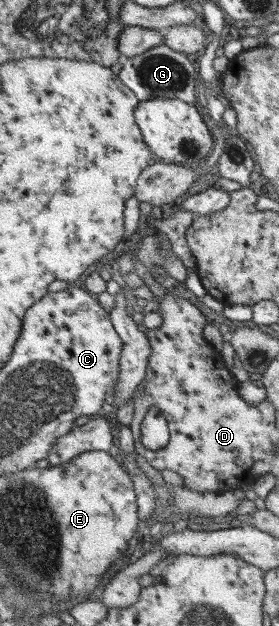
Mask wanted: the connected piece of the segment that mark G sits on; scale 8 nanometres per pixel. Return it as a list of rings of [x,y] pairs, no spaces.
[[[162,44],[144,51],[140,55],[123,59],[117,77],[126,88],[134,93],[138,101],[161,97],[162,99],[176,98],[184,103],[194,104],[196,74],[196,63],[190,63],[186,54],[172,51]]]

